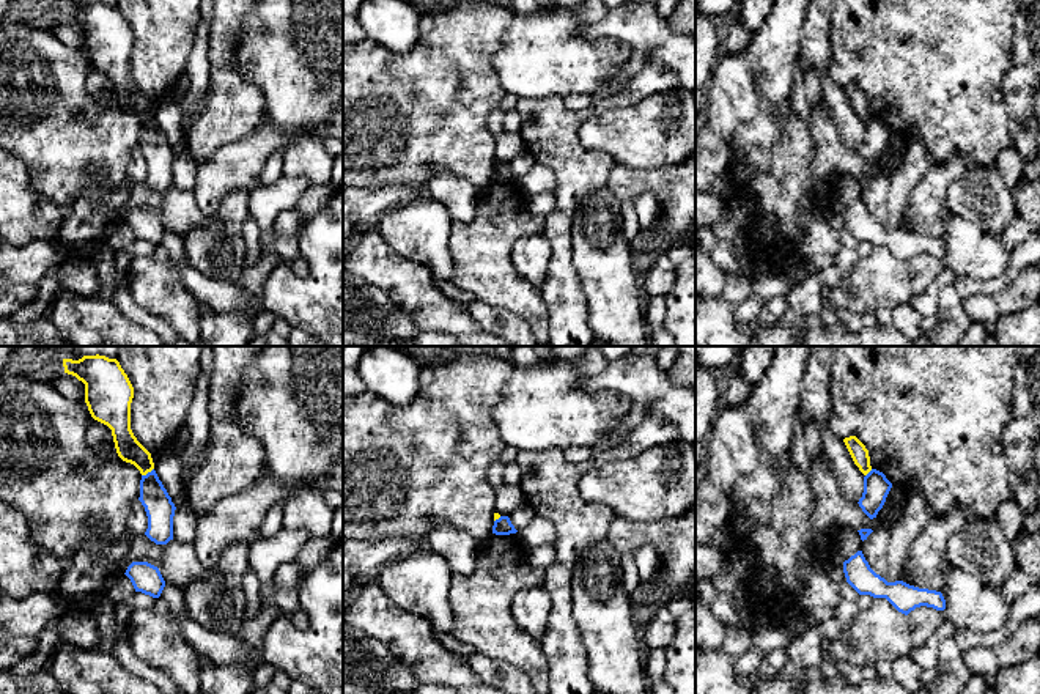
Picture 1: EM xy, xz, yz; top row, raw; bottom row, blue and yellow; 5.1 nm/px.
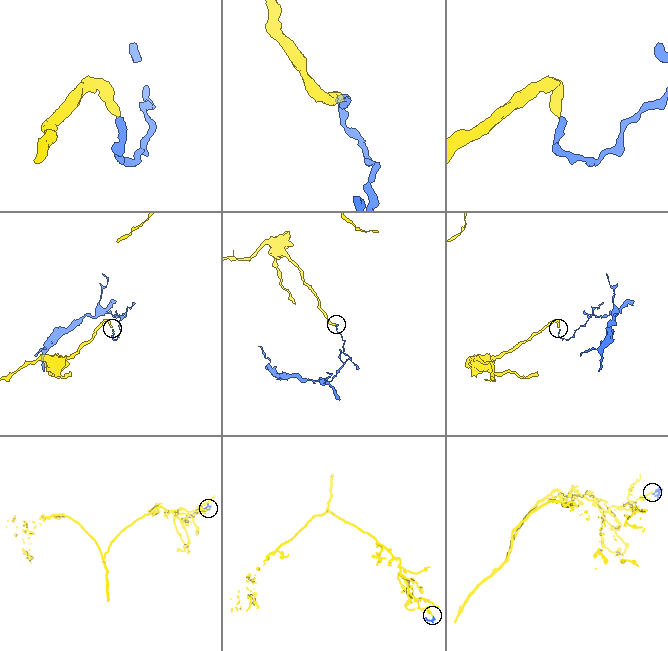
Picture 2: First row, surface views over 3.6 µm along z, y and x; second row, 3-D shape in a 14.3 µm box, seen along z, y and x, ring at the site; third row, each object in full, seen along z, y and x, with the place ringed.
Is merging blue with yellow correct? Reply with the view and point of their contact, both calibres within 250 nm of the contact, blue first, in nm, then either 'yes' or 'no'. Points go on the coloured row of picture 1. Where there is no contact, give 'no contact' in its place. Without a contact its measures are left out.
contact xy (148, 472); calibres 150 and 120 nm; no

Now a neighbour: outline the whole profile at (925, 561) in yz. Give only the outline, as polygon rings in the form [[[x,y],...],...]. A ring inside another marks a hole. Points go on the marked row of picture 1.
[[[955,507],[941,518],[931,518],[906,551],[903,570],[913,585],[941,592],[944,570],[949,565],[946,546],[949,538],[974,519],[983,518],[968,507]]]

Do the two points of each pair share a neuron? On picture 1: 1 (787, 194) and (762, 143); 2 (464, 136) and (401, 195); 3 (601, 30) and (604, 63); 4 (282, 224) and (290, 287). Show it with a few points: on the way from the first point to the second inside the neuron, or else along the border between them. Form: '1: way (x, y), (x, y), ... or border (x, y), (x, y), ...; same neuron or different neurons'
1: border (782, 125), (767, 170), (754, 172), (732, 159); different neurons
2: border (424, 186), (386, 184), (373, 189); different neurons
3: border (579, 29), (589, 40), (622, 41), (633, 51); different neurons
4: border (304, 224), (298, 230), (298, 254); different neurons

